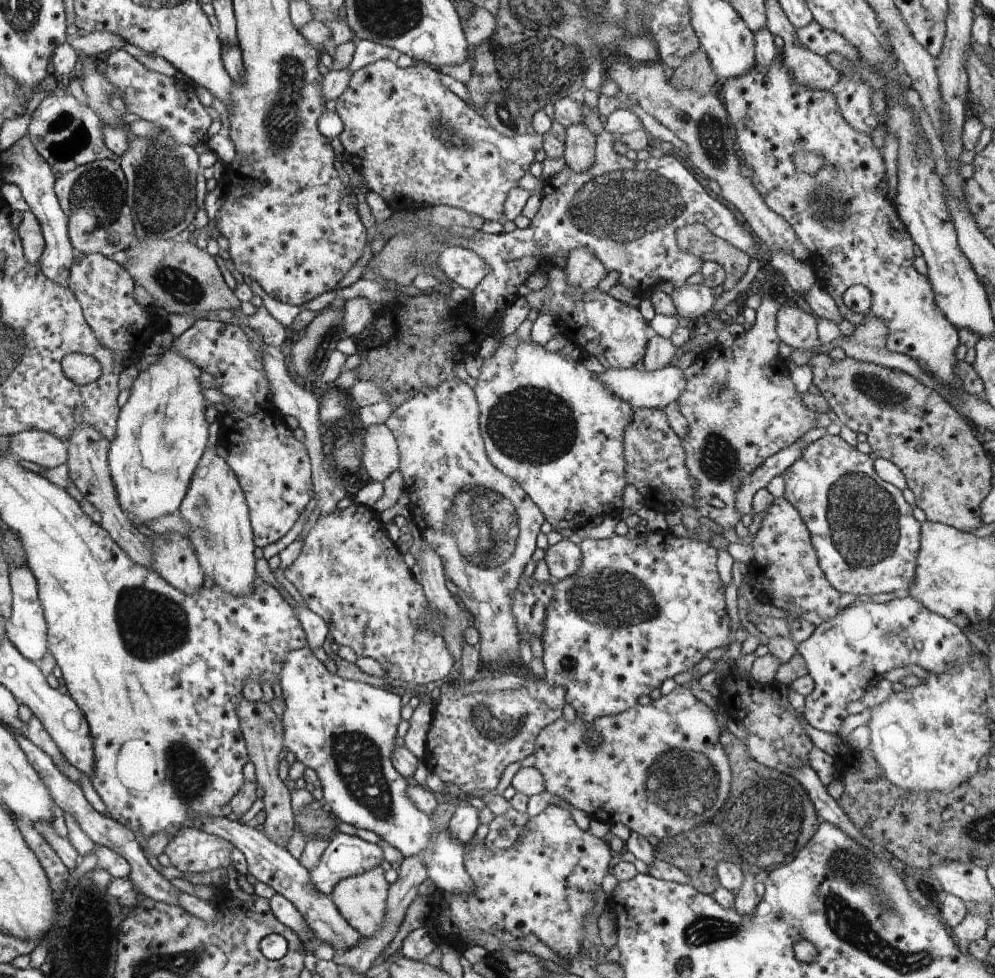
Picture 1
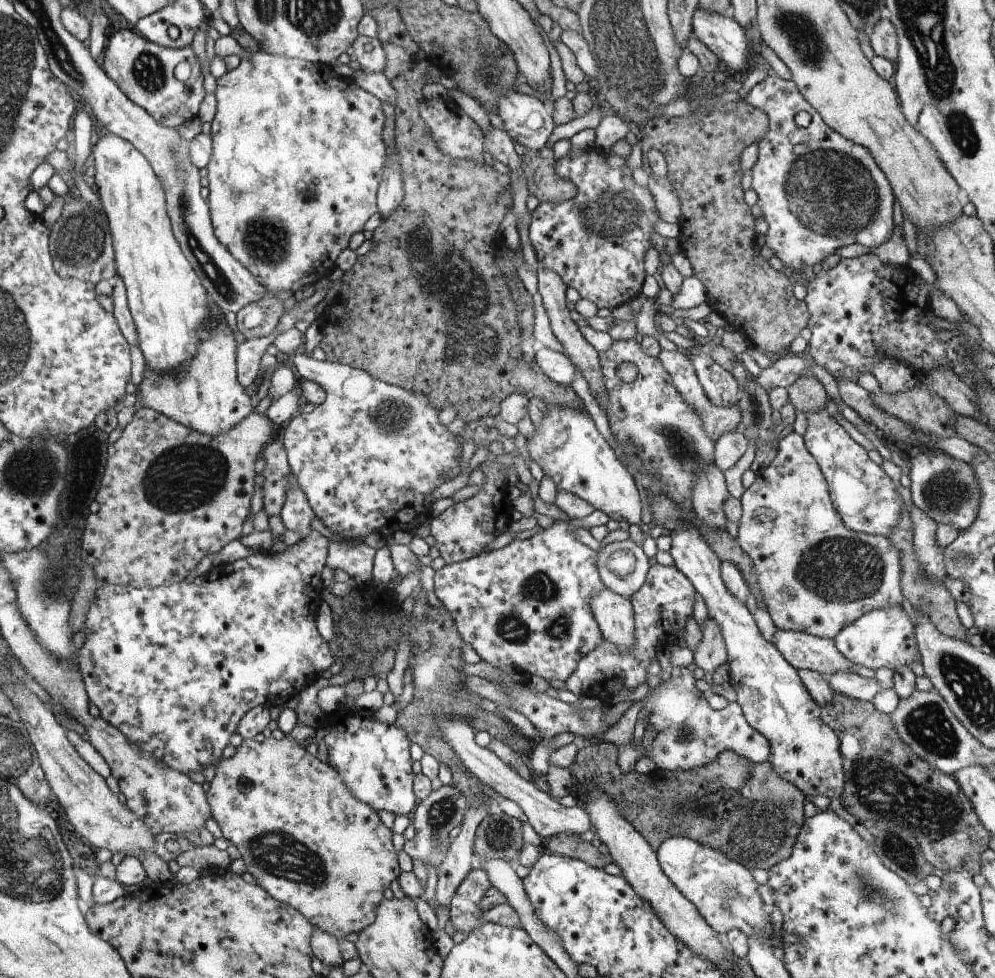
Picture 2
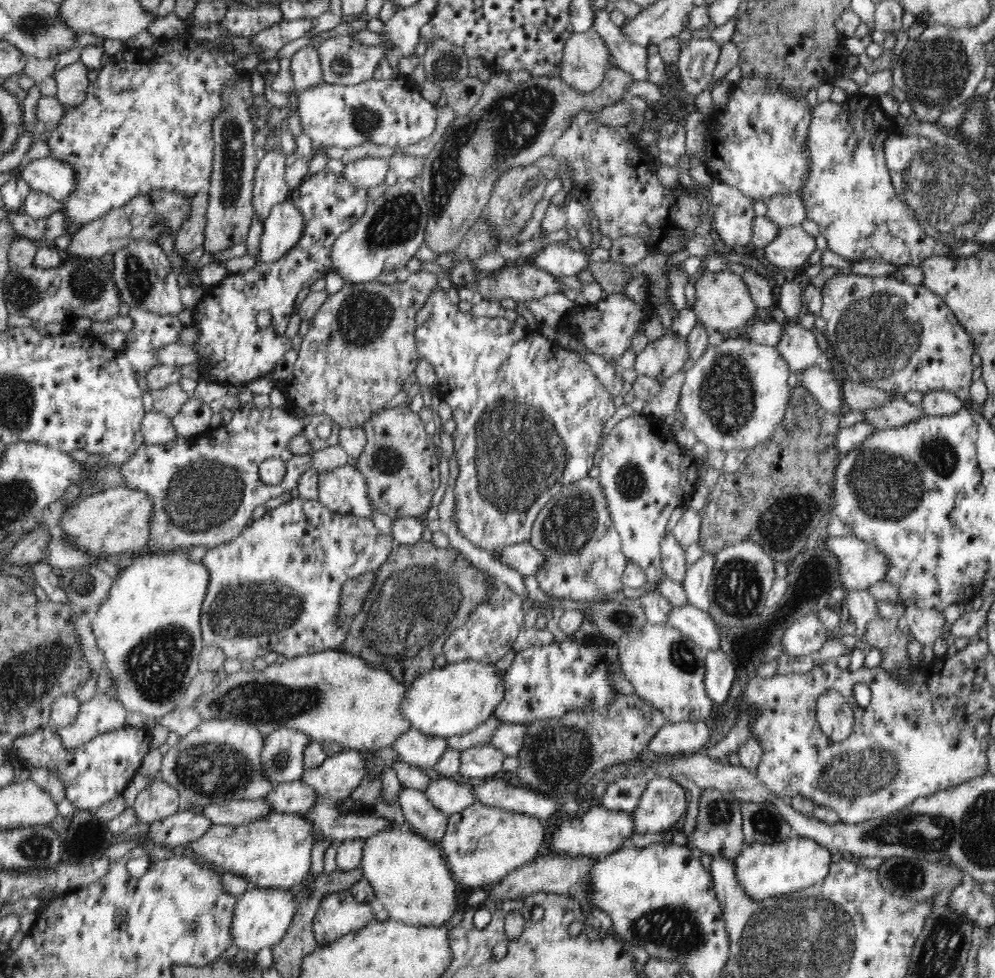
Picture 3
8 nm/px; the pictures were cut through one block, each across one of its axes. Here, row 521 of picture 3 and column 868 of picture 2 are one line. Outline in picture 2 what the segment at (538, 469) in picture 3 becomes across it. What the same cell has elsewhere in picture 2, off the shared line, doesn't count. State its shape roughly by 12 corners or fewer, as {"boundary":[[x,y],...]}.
{"boundary":[[825,408],[806,448],[844,526],[888,537],[903,499]]}

